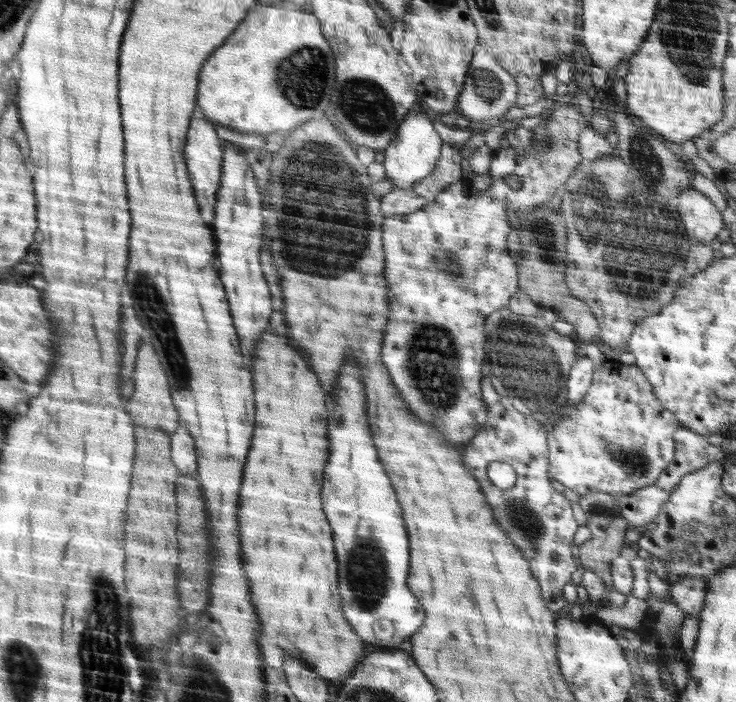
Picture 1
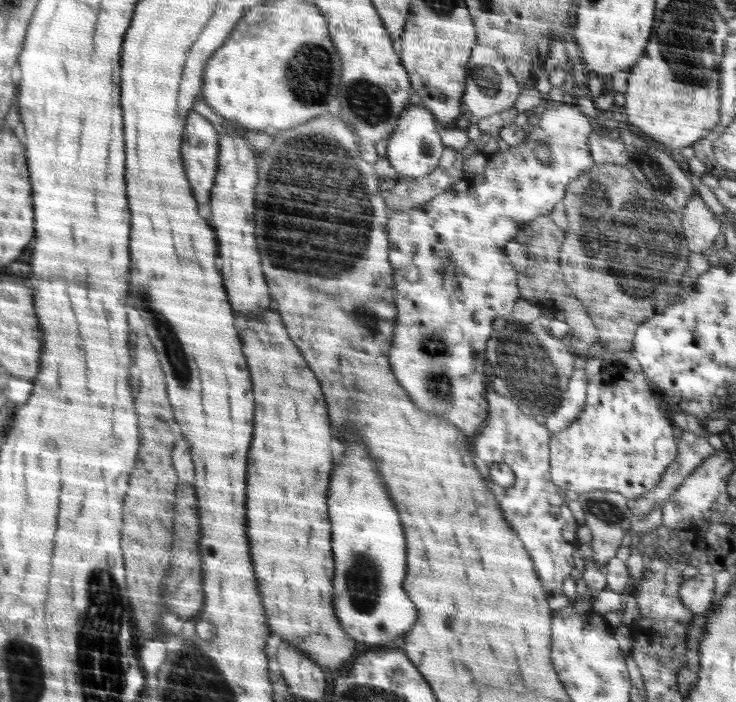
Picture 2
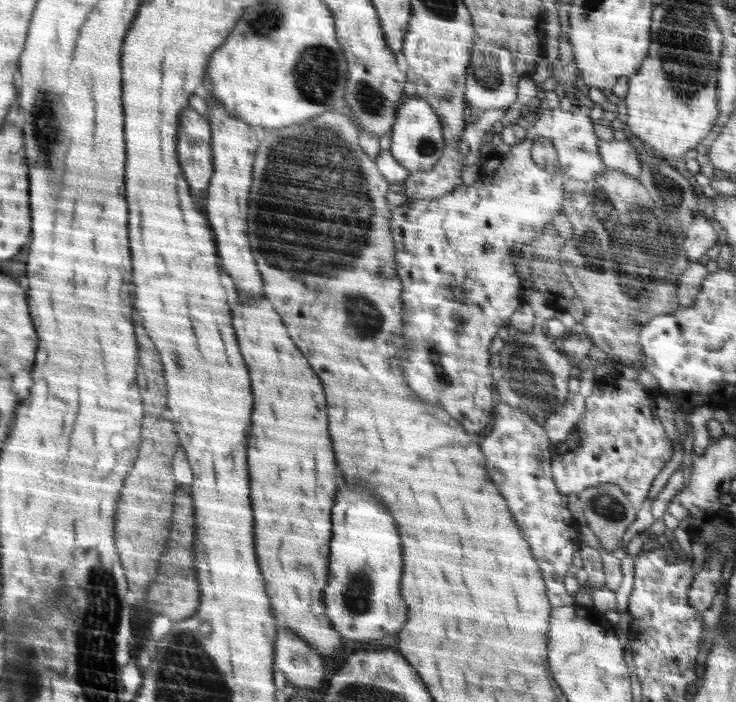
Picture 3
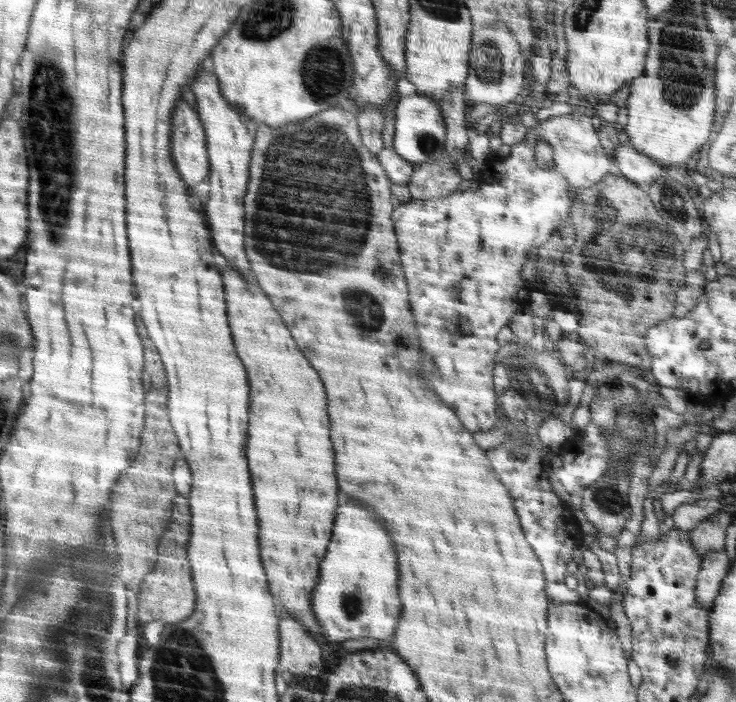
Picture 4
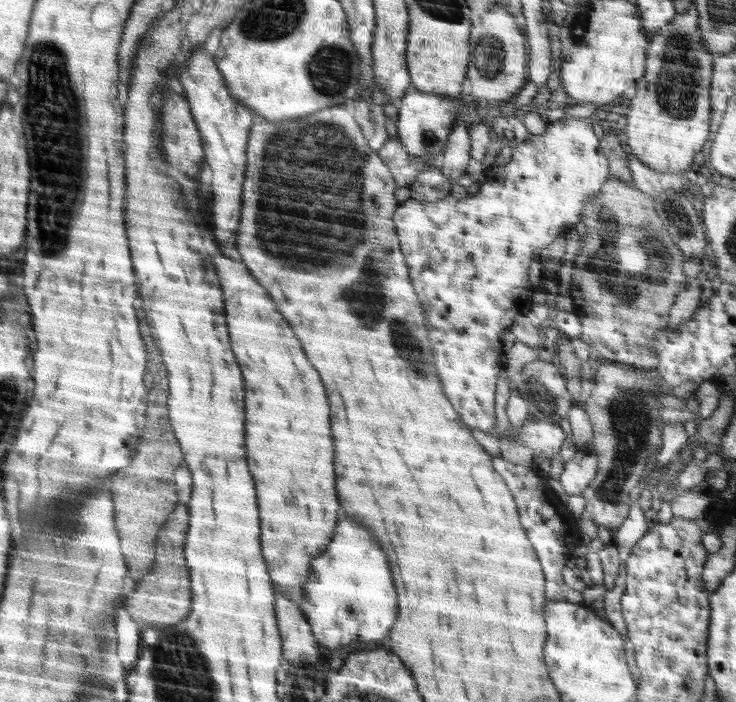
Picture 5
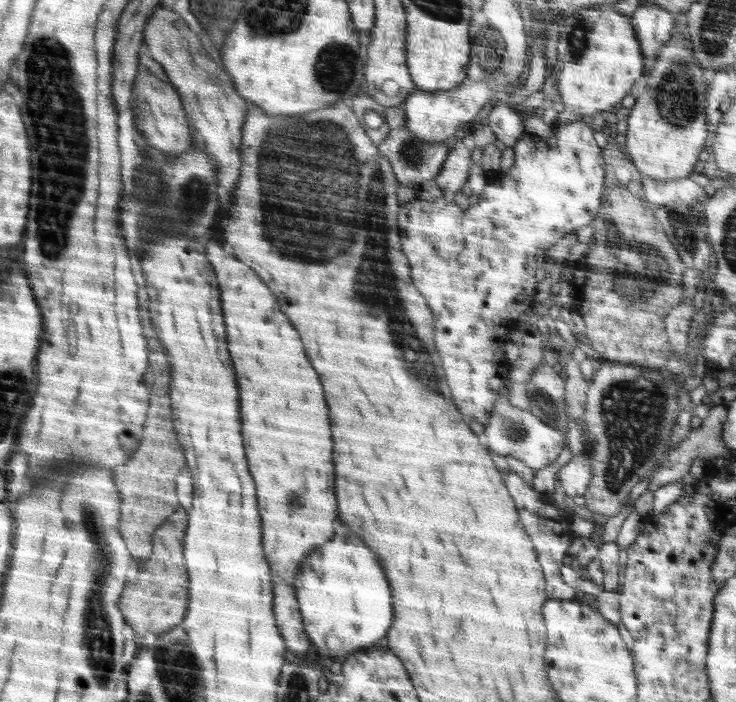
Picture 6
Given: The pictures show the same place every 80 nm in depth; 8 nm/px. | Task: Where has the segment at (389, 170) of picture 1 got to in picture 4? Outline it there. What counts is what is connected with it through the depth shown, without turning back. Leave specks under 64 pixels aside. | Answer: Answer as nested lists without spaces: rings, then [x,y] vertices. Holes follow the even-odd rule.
[[[409,89],[400,96],[394,105],[395,133],[393,149],[415,168],[418,165],[429,164],[444,155],[446,149],[446,123],[438,103],[418,92]]]

